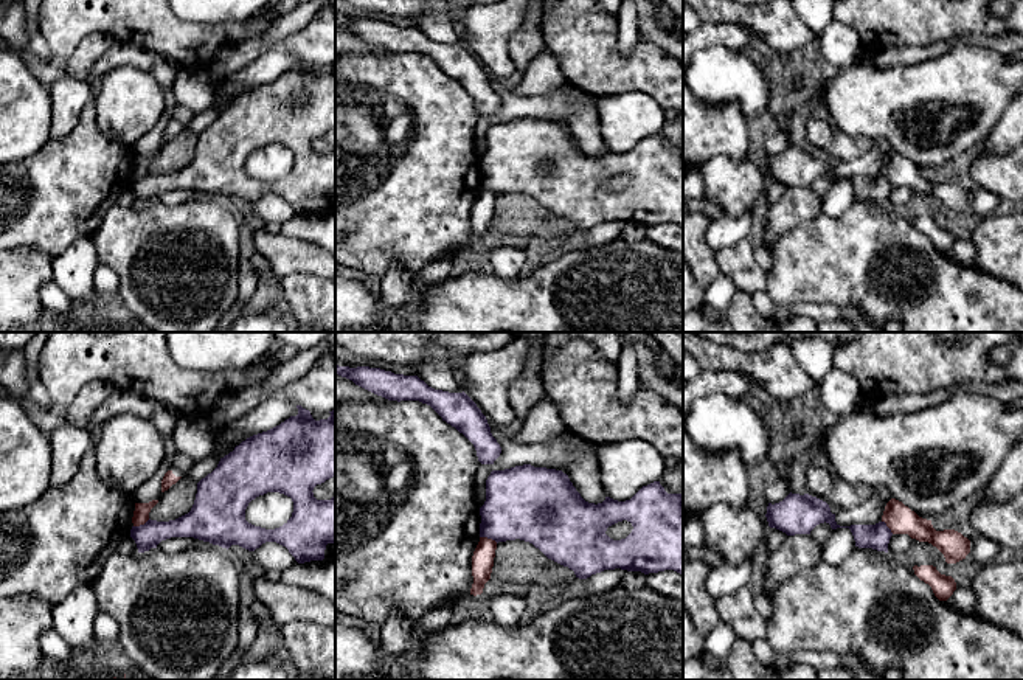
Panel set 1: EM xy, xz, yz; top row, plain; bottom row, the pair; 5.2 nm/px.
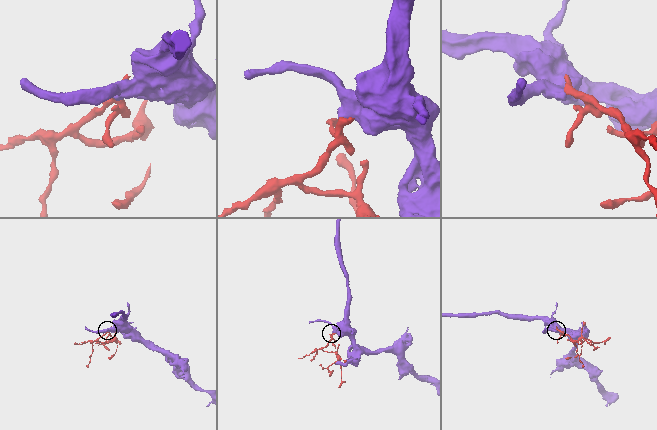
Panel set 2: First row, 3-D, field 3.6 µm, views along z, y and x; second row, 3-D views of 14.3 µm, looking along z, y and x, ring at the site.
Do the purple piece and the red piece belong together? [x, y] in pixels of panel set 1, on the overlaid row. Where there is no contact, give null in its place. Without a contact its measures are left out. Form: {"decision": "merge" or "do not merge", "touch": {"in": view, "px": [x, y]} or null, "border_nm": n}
{"decision": "do not merge", "touch": {"in": "xz", "px": [489, 537]}, "border_nm": 100}

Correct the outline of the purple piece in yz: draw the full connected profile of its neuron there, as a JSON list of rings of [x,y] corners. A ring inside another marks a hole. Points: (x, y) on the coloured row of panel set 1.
[[[790,492],[779,503],[768,503],[765,517],[770,528],[776,528],[787,536],[810,534],[817,525],[824,522],[829,523],[832,529],[849,528],[855,546],[885,553],[888,553],[888,543],[893,536],[885,522],[876,525],[840,526],[835,522],[835,514],[831,512],[829,505],[809,494],[799,495]]]

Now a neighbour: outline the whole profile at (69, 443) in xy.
[[[64,422],[48,433],[51,442],[51,486],[65,487],[75,477],[85,452],[93,444],[93,433]]]

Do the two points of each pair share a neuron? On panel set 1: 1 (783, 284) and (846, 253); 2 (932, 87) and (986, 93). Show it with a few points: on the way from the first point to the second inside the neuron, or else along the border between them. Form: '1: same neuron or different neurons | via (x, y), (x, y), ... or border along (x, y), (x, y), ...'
1: same neuron | via (798, 275), (812, 263), (831, 260)
2: same neuron | via (946, 93), (972, 93)

